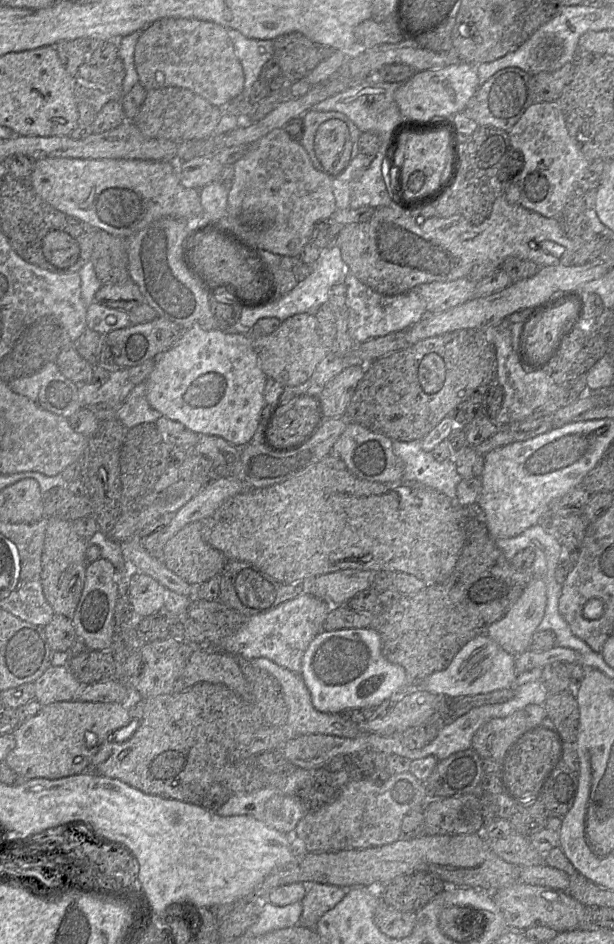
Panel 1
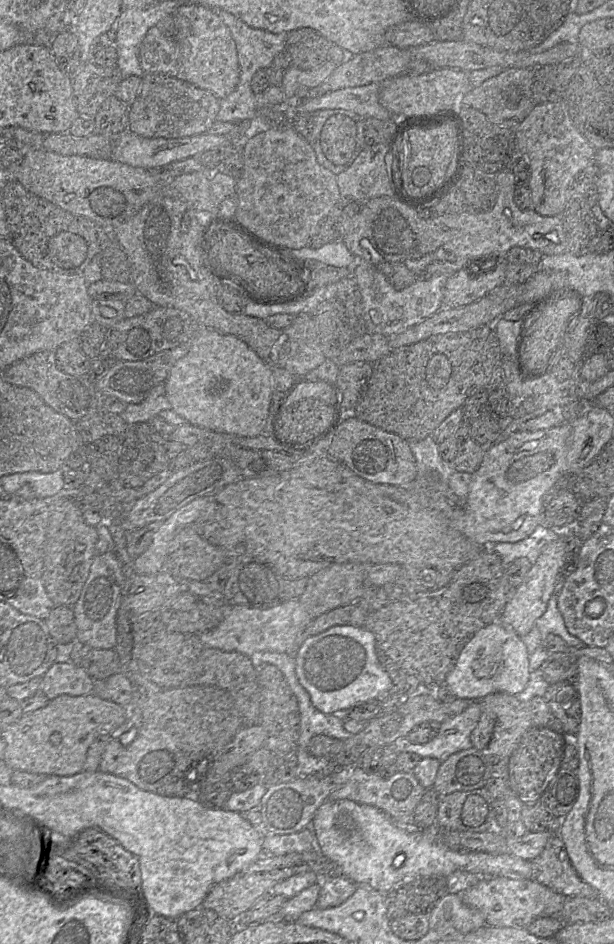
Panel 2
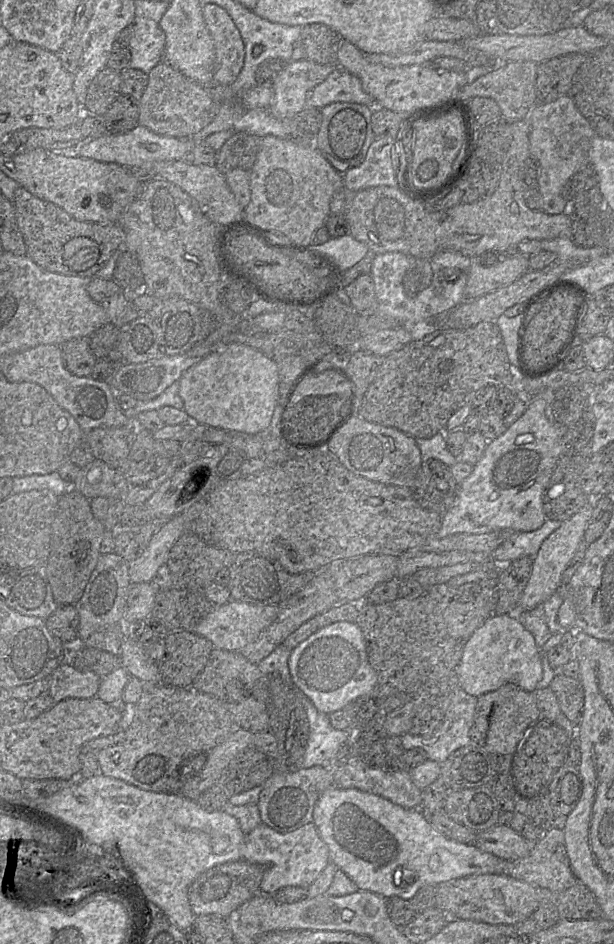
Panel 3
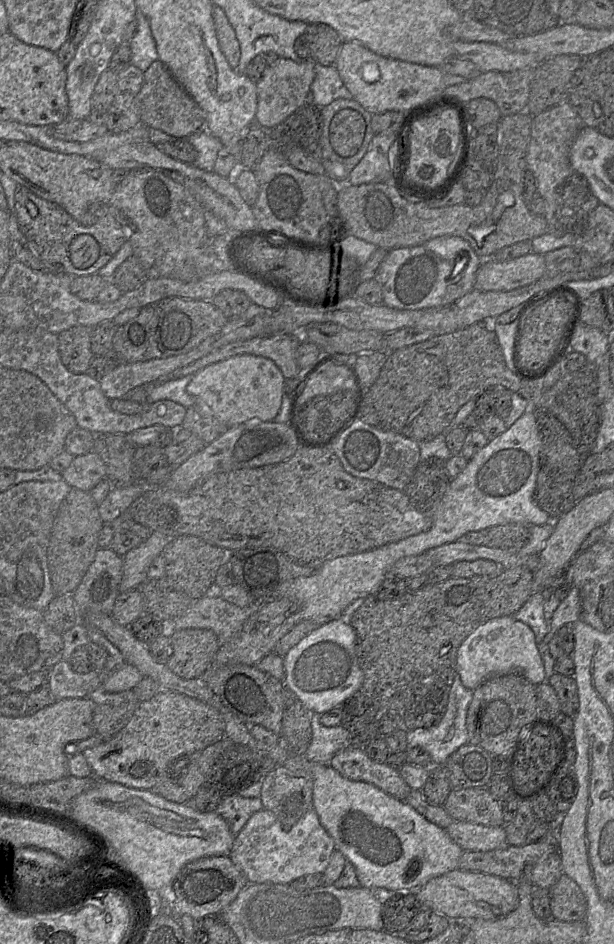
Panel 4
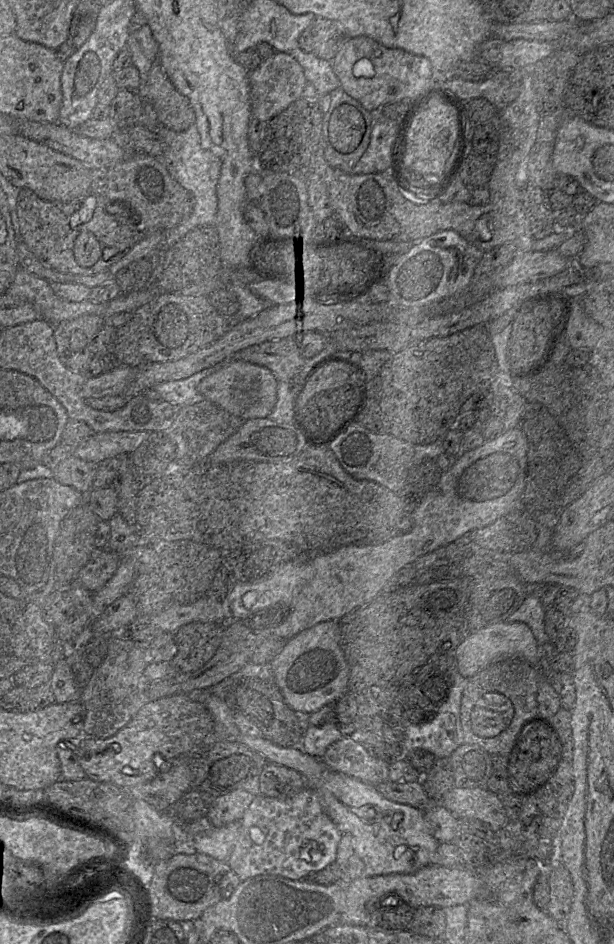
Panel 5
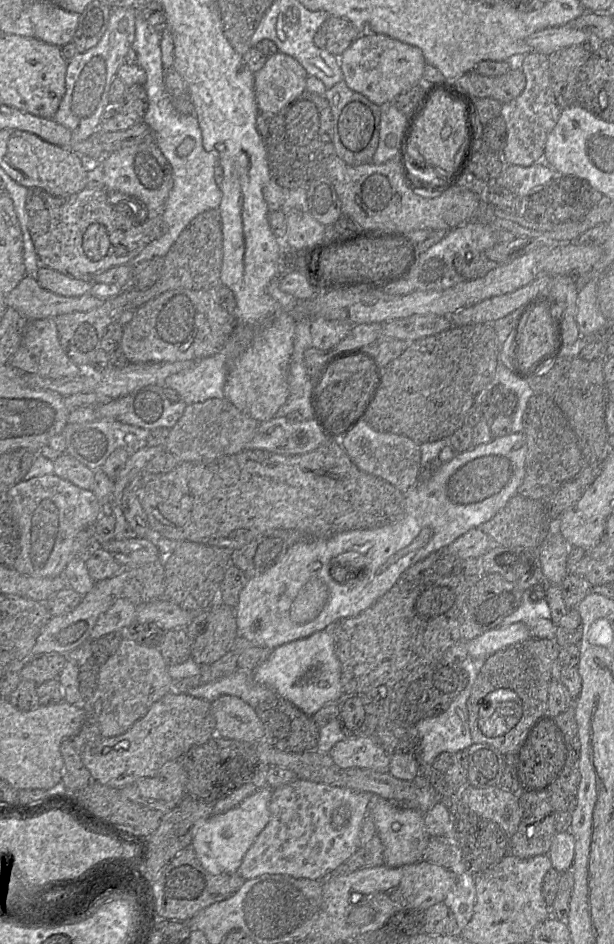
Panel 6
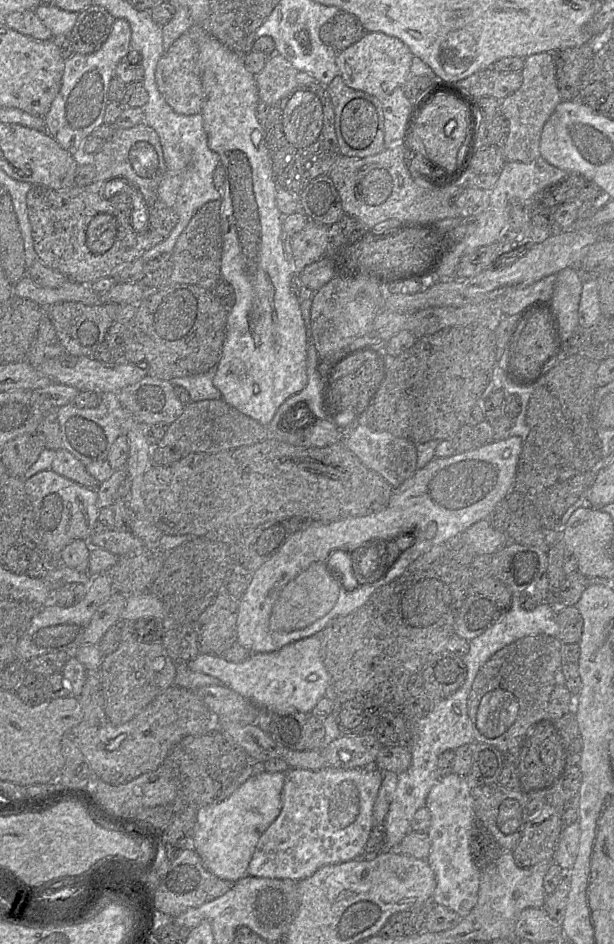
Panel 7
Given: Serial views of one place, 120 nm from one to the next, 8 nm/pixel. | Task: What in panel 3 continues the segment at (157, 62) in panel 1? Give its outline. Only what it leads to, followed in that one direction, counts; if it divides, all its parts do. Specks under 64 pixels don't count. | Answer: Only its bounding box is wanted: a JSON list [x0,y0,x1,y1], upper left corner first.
[203,3,245,86]

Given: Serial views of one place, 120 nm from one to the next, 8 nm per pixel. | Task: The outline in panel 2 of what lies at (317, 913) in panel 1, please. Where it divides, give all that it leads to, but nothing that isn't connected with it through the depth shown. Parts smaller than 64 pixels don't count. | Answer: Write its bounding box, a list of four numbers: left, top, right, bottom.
[315,874,358,909]

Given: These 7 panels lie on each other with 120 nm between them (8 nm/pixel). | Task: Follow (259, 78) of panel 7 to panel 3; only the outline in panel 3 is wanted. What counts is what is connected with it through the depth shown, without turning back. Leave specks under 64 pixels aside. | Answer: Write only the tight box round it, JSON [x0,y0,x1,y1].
[268,60,337,119]

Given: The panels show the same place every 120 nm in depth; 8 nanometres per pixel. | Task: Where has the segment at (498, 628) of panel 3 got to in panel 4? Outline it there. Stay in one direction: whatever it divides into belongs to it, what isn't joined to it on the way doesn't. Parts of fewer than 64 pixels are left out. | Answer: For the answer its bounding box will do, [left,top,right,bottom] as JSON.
[455,616,546,690]

